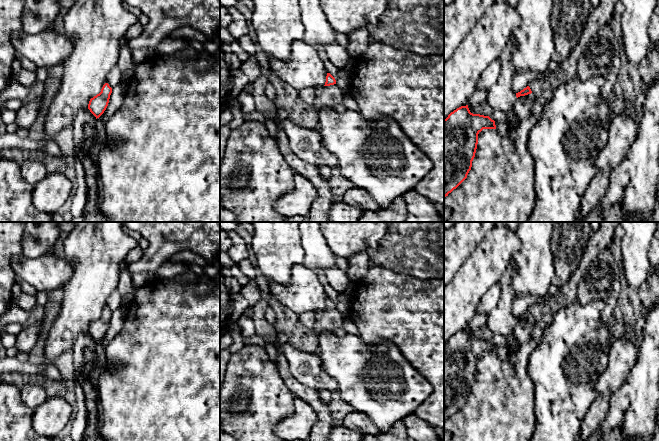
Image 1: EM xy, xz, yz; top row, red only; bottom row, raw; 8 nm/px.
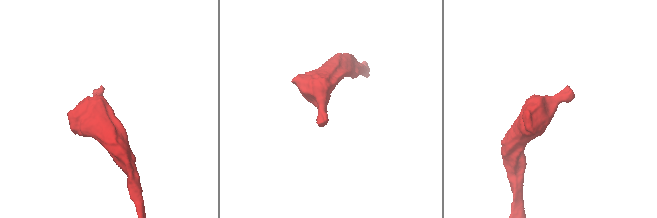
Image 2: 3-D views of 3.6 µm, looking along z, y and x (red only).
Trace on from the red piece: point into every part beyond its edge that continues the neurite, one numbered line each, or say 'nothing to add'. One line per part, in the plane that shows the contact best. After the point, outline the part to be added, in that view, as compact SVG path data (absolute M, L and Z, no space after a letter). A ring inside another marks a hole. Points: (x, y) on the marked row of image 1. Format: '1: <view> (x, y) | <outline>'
1: xz (331, 96) | M336 85L323 86L316 89L316 97L313 108L319 111L322 108L330 108L336 112L344 112L343 91Z

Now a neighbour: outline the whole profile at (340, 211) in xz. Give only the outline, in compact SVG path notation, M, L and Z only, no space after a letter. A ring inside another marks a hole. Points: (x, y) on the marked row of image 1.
M339 201L332 204L329 218L331 222L358 222L364 212L365 209L362 206Z

